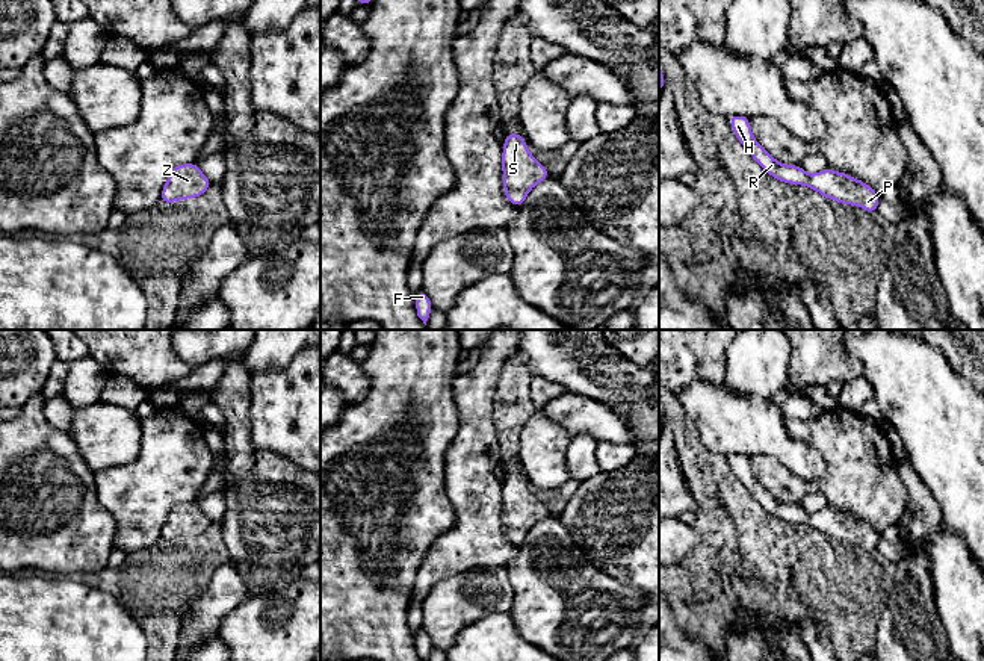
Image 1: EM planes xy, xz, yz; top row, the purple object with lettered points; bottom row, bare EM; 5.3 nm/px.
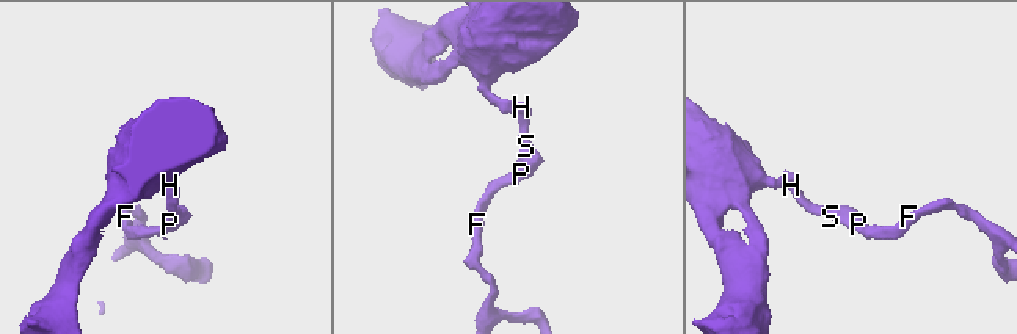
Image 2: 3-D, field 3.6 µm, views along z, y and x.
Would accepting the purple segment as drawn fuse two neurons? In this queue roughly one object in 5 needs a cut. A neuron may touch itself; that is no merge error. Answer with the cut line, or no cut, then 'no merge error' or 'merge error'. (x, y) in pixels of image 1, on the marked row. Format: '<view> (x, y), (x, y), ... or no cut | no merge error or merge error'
no cut | no merge error

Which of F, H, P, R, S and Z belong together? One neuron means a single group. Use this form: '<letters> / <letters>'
F H P R S Z

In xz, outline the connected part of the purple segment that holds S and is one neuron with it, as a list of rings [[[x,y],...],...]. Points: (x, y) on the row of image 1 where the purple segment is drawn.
[[[511,130],[502,151],[503,192],[514,207],[521,207],[529,191],[549,178],[549,169],[534,157],[520,133]]]

